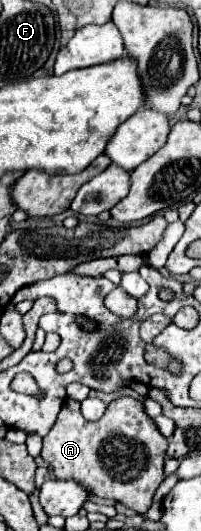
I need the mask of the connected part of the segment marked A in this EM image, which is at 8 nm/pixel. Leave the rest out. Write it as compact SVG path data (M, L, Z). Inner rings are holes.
M132 397L114 399L98 421L86 421L80 413L80 405L74 399L66 399L52 431L42 439L40 457L52 467L58 479L76 479L84 487L88 487L92 495L118 501L144 515L150 509L154 493L164 479L162 467L164 467L164 457L166 457L166 447L168 447L166 437L158 431L154 421L144 413L142 401L136 401Z

